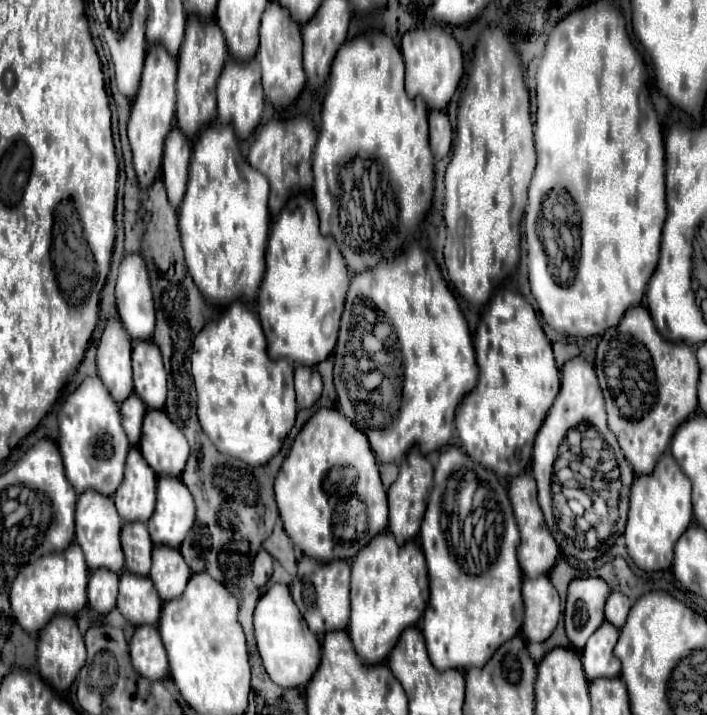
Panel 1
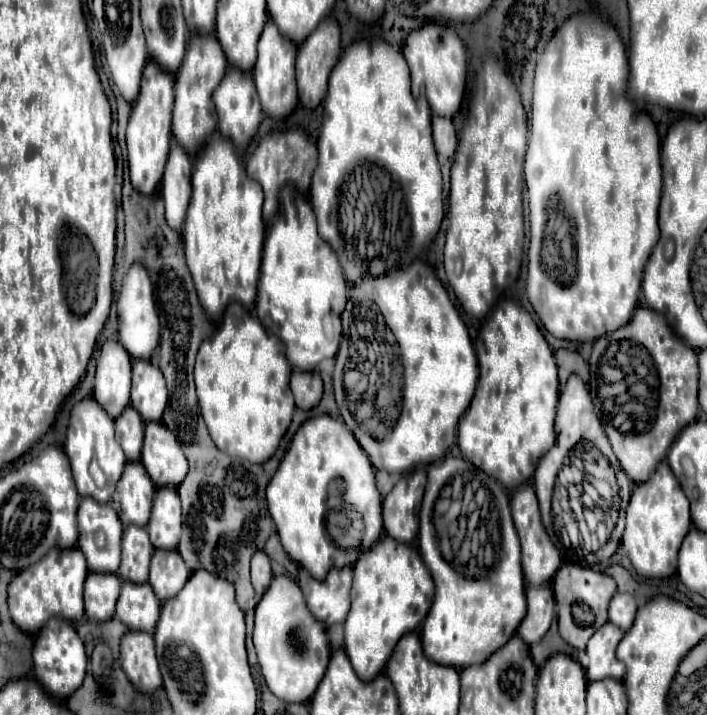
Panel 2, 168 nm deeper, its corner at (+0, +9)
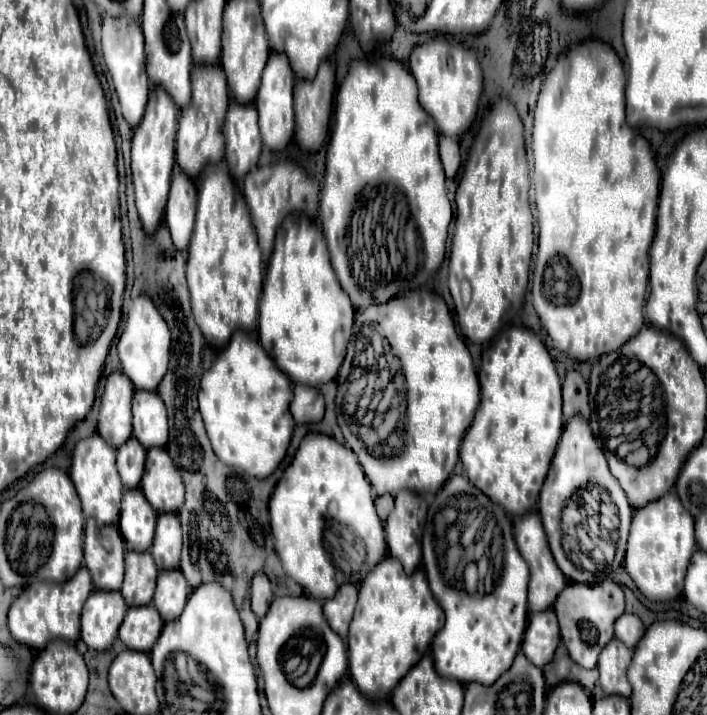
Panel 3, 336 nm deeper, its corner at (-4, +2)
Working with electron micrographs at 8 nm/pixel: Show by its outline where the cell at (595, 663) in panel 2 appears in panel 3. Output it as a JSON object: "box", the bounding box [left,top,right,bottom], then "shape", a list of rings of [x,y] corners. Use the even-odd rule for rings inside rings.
{"box":[598,639,632,697],"shape":[[[612,639],[604,647],[604,653],[600,653],[598,671],[600,671],[600,685],[606,695],[622,695],[622,697],[632,695],[632,687],[626,677],[630,659],[632,651],[618,639]]]}

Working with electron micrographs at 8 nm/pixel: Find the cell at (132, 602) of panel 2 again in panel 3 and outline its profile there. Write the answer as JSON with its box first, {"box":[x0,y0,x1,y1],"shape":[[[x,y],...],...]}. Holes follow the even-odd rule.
{"box":[120,605,164,653],"shape":[[[144,605],[144,609],[128,609],[124,623],[120,625],[120,641],[132,649],[150,653],[150,647],[160,637],[160,631],[164,627],[164,621],[160,613],[152,605]]]}

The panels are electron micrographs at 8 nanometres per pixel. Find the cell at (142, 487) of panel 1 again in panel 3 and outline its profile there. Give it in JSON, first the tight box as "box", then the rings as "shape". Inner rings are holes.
{"box":[120,489,158,551],"shape":[[[138,489],[124,491],[122,499],[122,521],[120,531],[126,541],[128,551],[148,551],[152,545],[158,513],[144,501],[144,495]]]}

